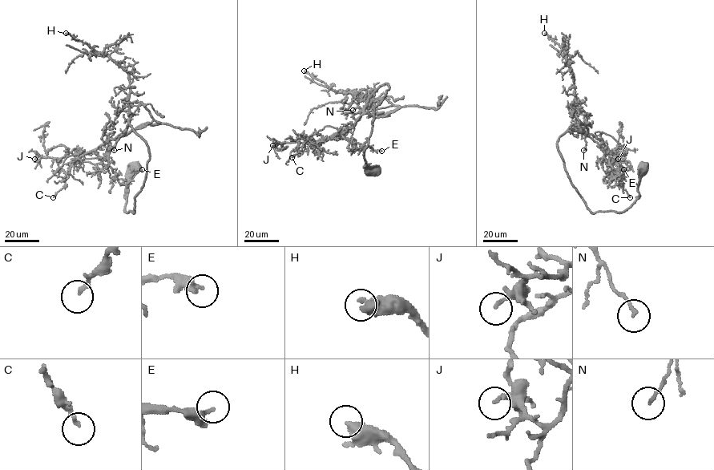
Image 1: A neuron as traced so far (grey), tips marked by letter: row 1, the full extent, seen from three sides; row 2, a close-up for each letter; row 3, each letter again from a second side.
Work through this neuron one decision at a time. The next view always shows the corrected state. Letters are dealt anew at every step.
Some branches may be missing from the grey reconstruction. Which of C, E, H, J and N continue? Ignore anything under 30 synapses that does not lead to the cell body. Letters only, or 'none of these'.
H

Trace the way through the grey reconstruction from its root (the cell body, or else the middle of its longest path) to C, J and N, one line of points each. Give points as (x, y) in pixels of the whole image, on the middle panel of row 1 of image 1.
C: (374, 172), (365, 166), (364, 151), (387, 83), (369, 98), (353, 123), (320, 141), (308, 139), (292, 157)
J: (374, 172), (365, 166), (364, 151), (387, 83), (346, 129), (316, 143), (272, 145)
N: (374, 172), (365, 166), (364, 151), (374, 108), (388, 85), (382, 84), (360, 111), (344, 109), (352, 110)

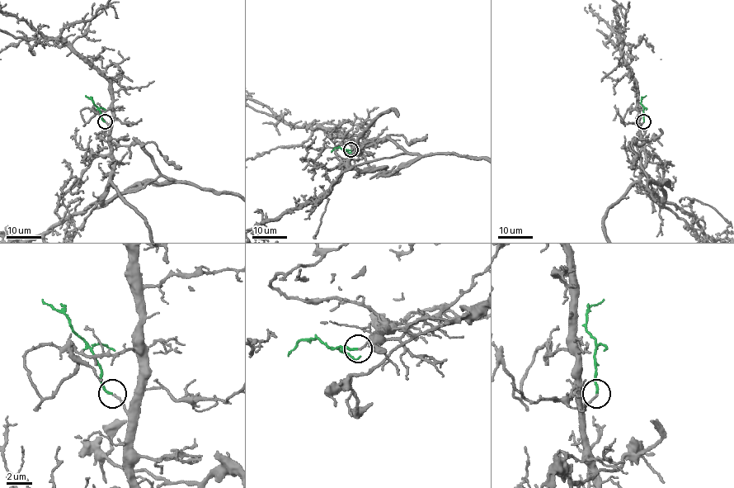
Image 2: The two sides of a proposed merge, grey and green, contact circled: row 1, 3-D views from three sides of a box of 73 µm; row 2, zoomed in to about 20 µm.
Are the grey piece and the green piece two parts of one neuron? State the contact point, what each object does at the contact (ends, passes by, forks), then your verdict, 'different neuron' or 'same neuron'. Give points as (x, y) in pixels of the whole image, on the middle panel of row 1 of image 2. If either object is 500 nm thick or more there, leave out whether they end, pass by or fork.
place (350, 149); grey ends; green ends; same neuron

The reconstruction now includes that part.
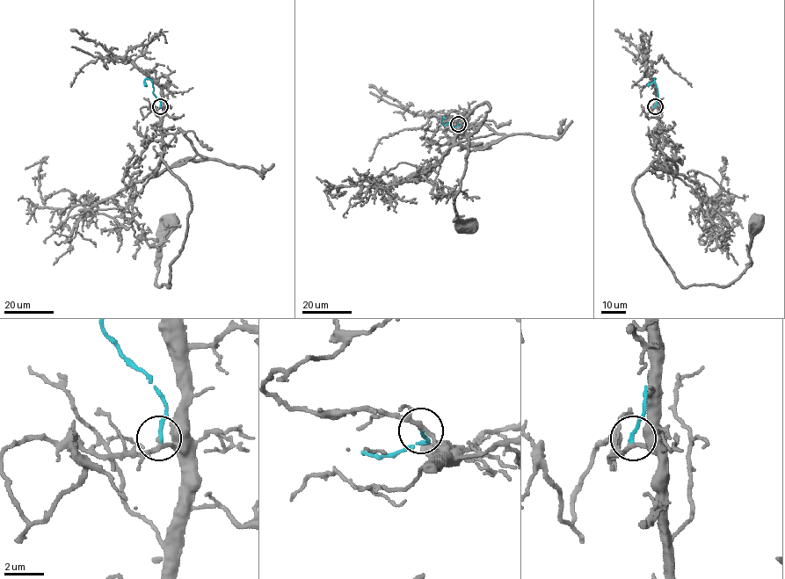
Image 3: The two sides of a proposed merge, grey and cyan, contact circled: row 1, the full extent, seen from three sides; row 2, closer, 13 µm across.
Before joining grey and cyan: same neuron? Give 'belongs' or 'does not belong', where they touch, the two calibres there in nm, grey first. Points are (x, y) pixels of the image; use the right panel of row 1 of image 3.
does not belong | (655, 106) | 180/200 nm

